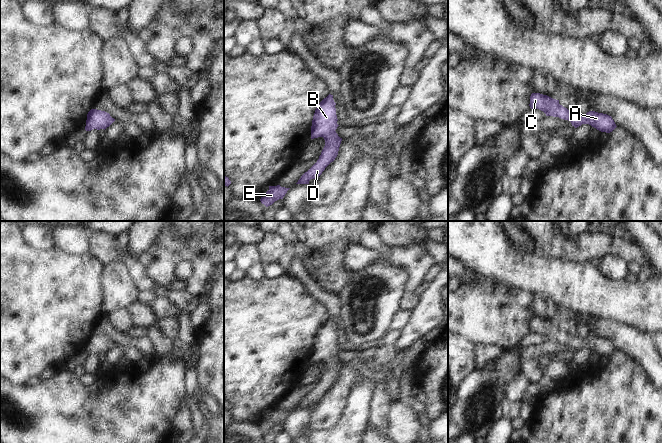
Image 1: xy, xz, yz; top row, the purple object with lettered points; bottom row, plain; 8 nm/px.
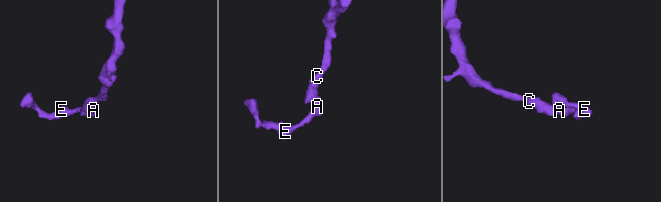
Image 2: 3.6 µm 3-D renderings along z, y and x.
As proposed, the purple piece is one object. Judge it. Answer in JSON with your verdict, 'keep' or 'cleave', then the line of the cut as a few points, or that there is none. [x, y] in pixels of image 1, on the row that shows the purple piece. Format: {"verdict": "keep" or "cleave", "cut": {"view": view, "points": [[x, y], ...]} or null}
{"verdict": "keep", "cut": null}

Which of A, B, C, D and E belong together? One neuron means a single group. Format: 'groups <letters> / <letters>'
groups A B C D E

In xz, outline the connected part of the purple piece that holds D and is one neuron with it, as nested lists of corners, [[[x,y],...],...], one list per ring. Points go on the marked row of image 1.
[[[329,94],[315,110],[311,126],[311,139],[323,137],[325,146],[317,162],[301,176],[296,184],[309,184],[311,179],[316,180],[338,155],[342,138],[335,131],[339,126],[335,105],[333,95]]]

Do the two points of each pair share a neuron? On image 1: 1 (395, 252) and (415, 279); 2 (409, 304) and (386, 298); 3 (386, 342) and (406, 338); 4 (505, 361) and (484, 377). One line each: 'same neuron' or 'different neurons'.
1: same neuron
2: different neurons
3: different neurons
4: same neuron

